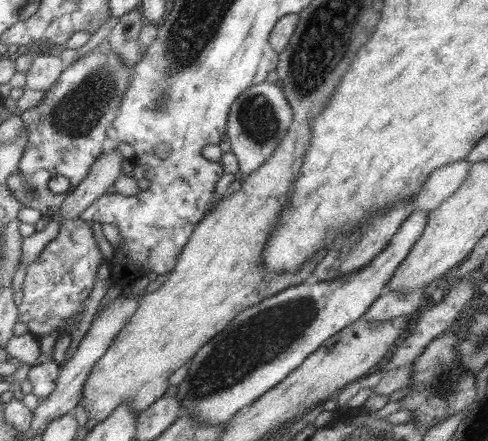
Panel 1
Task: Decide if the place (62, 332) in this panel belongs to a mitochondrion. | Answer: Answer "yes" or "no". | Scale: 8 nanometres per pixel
no

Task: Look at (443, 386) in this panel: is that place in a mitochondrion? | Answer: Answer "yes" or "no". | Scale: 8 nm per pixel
yes

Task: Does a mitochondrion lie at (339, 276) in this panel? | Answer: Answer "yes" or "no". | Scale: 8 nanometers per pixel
no

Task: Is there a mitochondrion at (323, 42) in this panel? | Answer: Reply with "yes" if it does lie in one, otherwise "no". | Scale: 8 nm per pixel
yes

